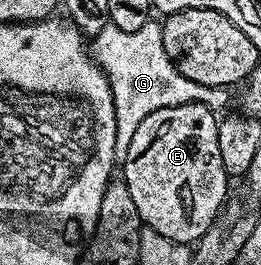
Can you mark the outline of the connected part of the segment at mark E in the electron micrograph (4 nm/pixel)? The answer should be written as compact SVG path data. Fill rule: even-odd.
M196 102L161 108L141 120L137 132L133 132L133 140L129 140L129 148L121 156L121 181L133 195L133 204L137 204L144 226L161 232L161 236L169 236L174 242L194 244L220 217L219 209L227 198L229 179L225 164L221 164L221 148L217 145L219 124L216 111Z

